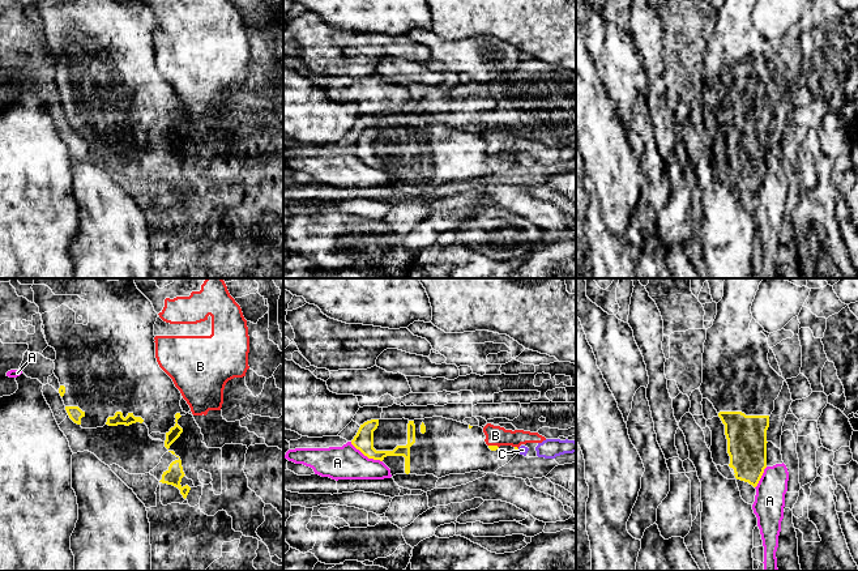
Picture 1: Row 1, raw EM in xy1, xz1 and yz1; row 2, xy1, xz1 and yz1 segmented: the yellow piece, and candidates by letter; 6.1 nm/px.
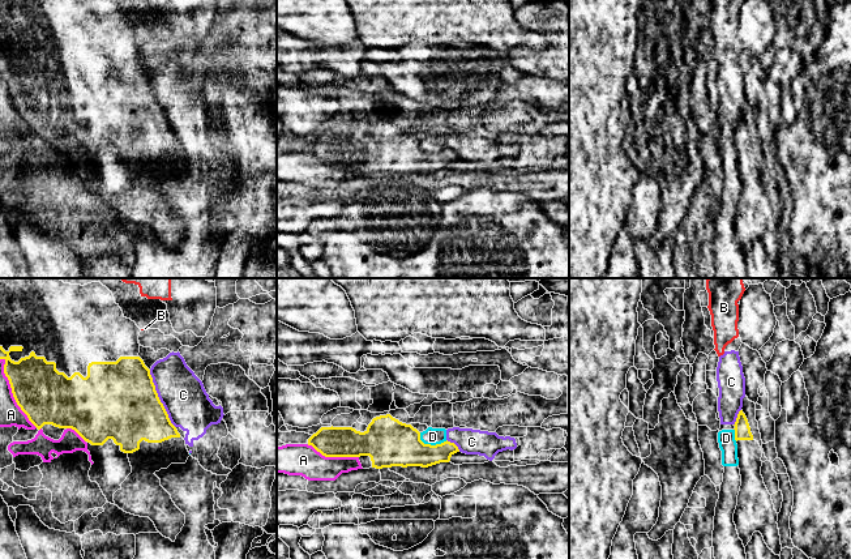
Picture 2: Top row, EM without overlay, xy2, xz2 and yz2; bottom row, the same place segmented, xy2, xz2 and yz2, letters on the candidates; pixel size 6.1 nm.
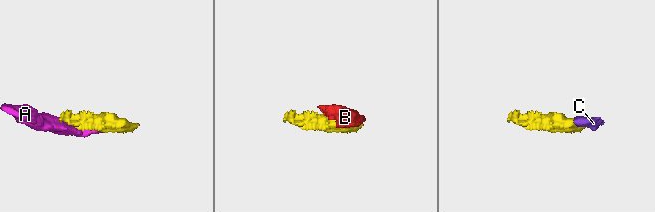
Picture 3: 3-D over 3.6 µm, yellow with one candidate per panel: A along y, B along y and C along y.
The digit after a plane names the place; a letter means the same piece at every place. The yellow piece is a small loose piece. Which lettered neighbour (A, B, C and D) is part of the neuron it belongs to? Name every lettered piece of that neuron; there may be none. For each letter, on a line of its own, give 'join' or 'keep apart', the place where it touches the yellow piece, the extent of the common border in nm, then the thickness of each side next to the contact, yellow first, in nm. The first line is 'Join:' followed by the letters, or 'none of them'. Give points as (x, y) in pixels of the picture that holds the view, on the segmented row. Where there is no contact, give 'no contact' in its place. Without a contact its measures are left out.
Join: none of them
A: keep apart; contact xy2 (12, 392); length 480 nm; calibres 340 and 140 nm
B: keep apart; contact xz1 (494, 446); length 70 nm; calibres 30 and 130 nm
C: keep apart; contact xy2 (158, 399); length 400 nm; calibres 480 and 280 nm
D: keep apart; contact xz2 (430, 444); length 180 nm; calibres 280 and 100 nm

